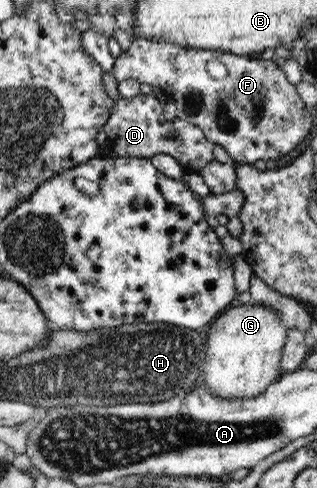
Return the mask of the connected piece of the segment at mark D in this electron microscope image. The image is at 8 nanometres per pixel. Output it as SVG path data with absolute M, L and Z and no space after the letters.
M104 71L102 79L106 93L115 101L114 109L102 128L108 135L107 149L114 150L117 156L147 159L151 159L156 154L169 154L190 172L200 172L211 160L214 160L215 143L191 122L178 117L166 119L163 114L165 100L157 99L153 94L144 95L141 92L137 96L123 98L118 94L118 82L114 76Z

